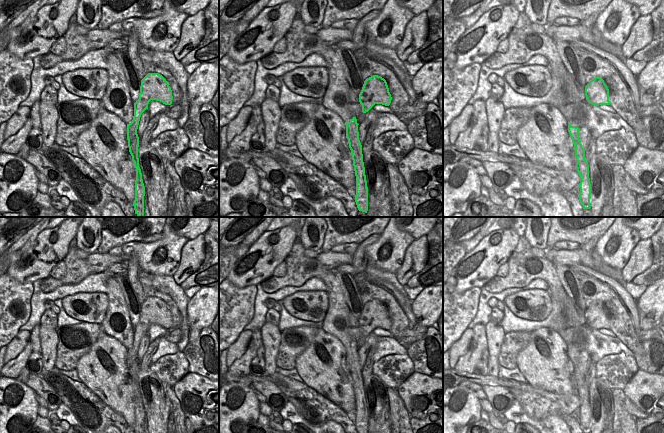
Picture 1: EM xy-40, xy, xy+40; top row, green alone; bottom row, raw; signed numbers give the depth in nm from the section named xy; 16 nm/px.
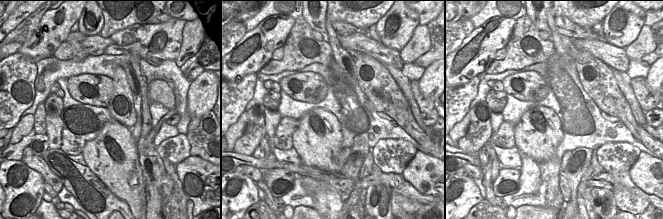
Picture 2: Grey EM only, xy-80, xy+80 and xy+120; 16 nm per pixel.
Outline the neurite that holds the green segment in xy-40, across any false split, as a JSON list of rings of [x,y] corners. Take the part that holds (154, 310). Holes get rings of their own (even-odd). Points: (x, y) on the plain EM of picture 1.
[[[114,278],[106,281],[108,307],[101,323],[103,332],[117,339],[127,348],[127,364],[129,376],[136,393],[134,433],[144,433],[145,411],[139,391],[137,353],[141,338],[148,333],[151,324],[171,329],[172,314],[166,303],[158,297],[148,297],[142,304],[139,323],[133,327],[129,311],[118,282]]]

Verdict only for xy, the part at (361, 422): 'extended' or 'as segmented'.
extended

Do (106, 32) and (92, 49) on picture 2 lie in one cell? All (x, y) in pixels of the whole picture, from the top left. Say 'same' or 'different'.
different

